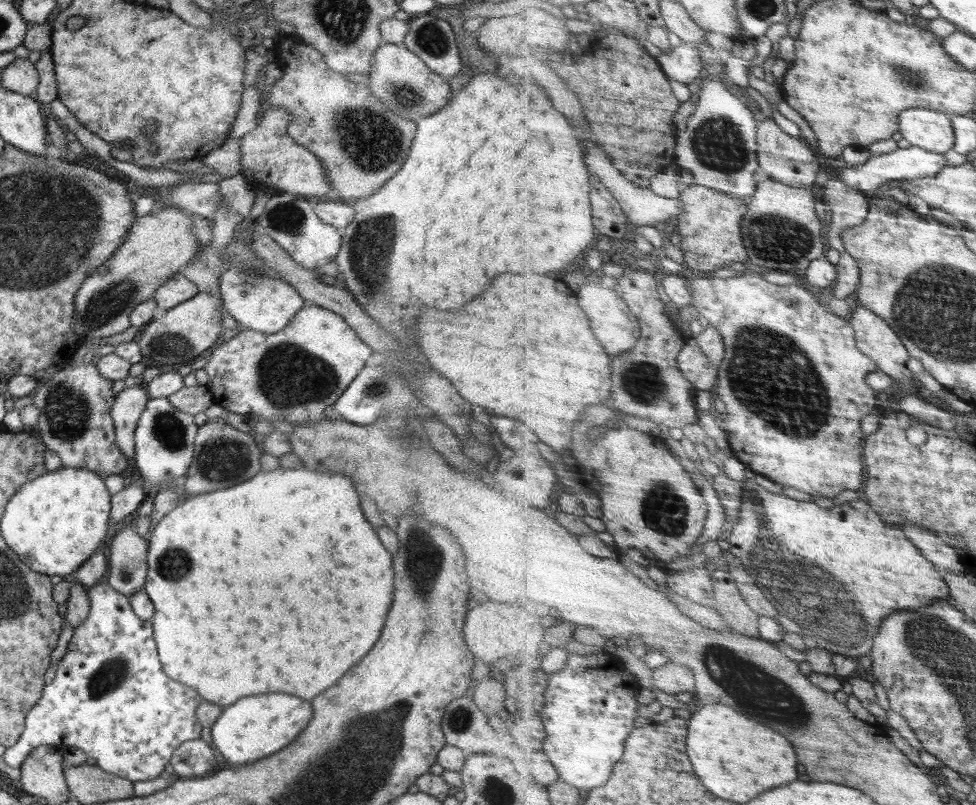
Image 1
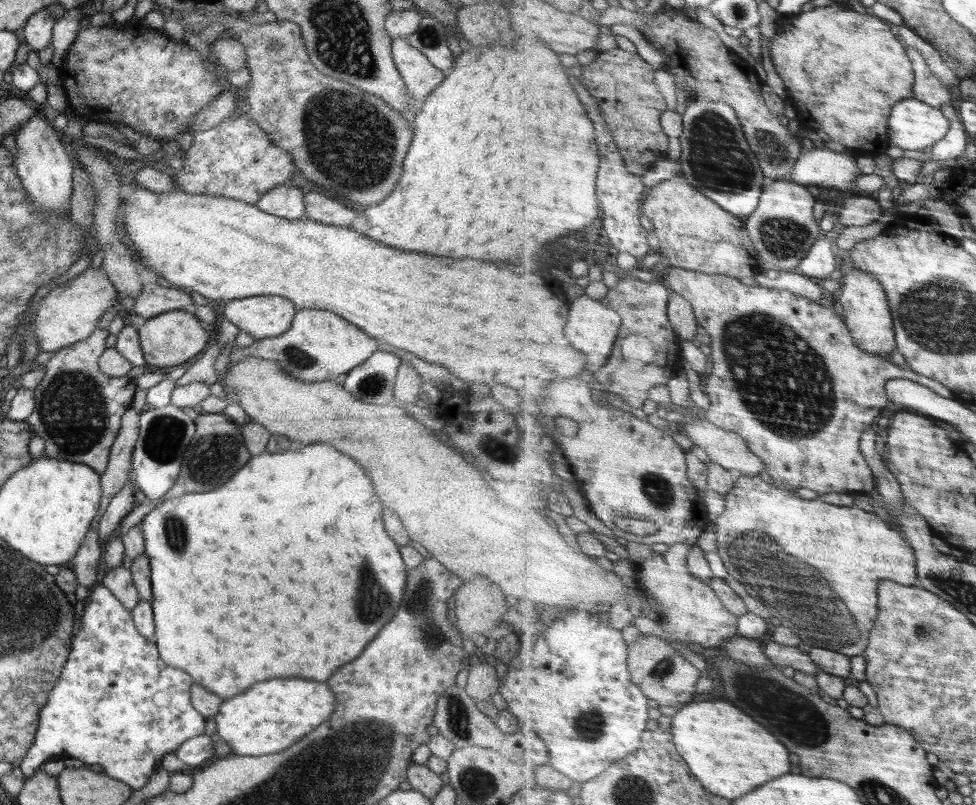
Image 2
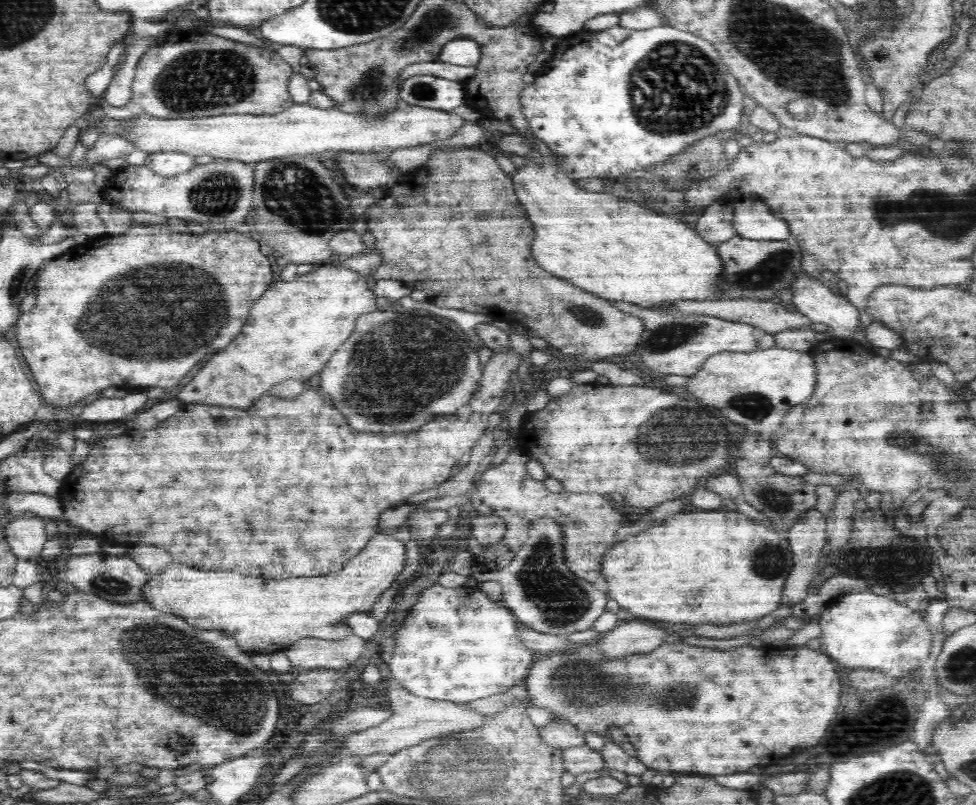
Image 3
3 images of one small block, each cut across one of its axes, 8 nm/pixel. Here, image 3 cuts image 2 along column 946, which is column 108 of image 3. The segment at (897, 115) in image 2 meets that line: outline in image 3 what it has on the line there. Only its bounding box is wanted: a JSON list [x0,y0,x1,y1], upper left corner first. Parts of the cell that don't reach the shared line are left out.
[78,102,463,163]

